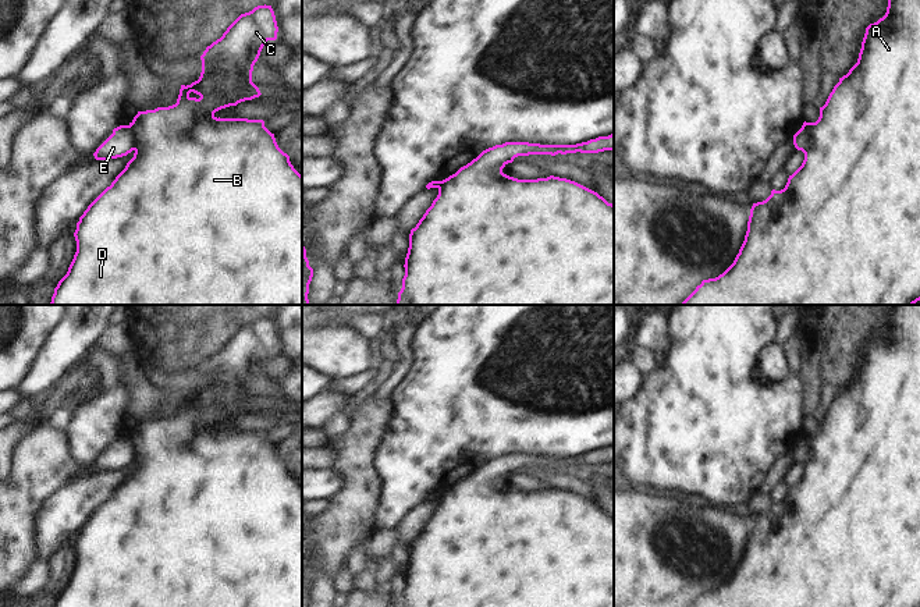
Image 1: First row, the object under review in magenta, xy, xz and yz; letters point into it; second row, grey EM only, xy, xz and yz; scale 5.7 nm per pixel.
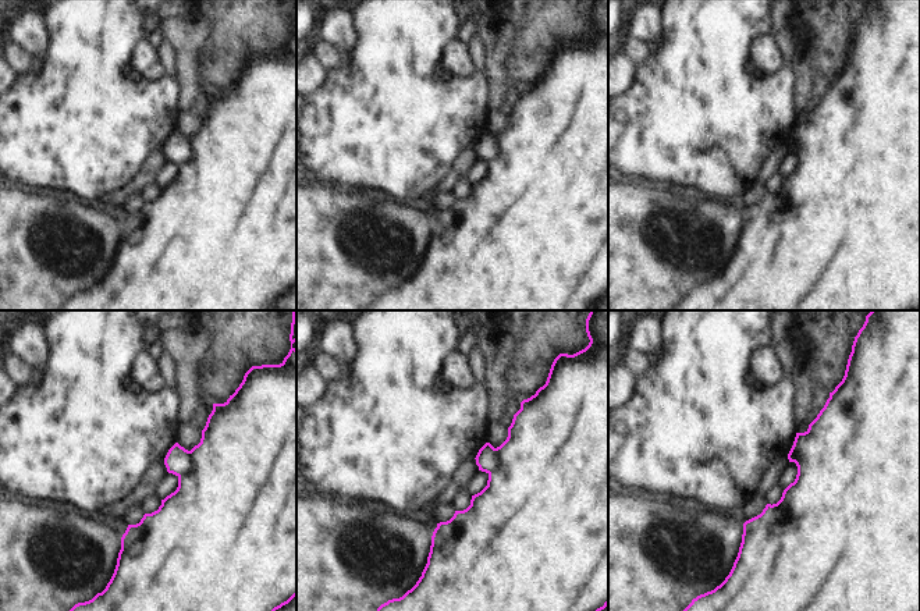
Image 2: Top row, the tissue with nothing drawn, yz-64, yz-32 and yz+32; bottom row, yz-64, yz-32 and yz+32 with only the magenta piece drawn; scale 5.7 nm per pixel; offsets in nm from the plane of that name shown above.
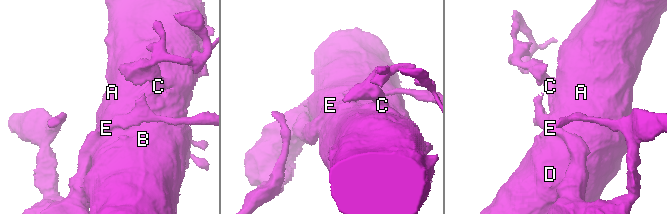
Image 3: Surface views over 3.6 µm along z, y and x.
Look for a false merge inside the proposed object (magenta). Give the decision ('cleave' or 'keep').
cleave

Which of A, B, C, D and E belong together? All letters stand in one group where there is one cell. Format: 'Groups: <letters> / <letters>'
Groups: A B C D / E.

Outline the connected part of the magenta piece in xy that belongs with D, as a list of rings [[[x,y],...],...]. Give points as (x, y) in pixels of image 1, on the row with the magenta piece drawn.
[[[257,6],[241,14],[220,39],[206,47],[202,72],[191,85],[181,85],[177,103],[168,107],[138,111],[129,123],[135,135],[134,157],[84,212],[74,232],[77,252],[67,274],[54,288],[50,305],[302,305],[302,175],[294,168],[263,120],[217,118],[216,111],[259,97],[262,93],[252,82],[253,65],[263,46],[277,39],[277,21],[271,6]]]

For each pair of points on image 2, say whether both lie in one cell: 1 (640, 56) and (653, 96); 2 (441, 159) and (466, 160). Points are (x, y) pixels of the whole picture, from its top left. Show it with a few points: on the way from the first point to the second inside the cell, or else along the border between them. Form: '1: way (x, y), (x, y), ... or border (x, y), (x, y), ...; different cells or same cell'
1: border (652, 54), (636, 66); different cells
2: border (473, 145), (466, 148), (454, 162); different cells

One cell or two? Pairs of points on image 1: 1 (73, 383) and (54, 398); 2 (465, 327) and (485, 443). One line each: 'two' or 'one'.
1: one
2: one

